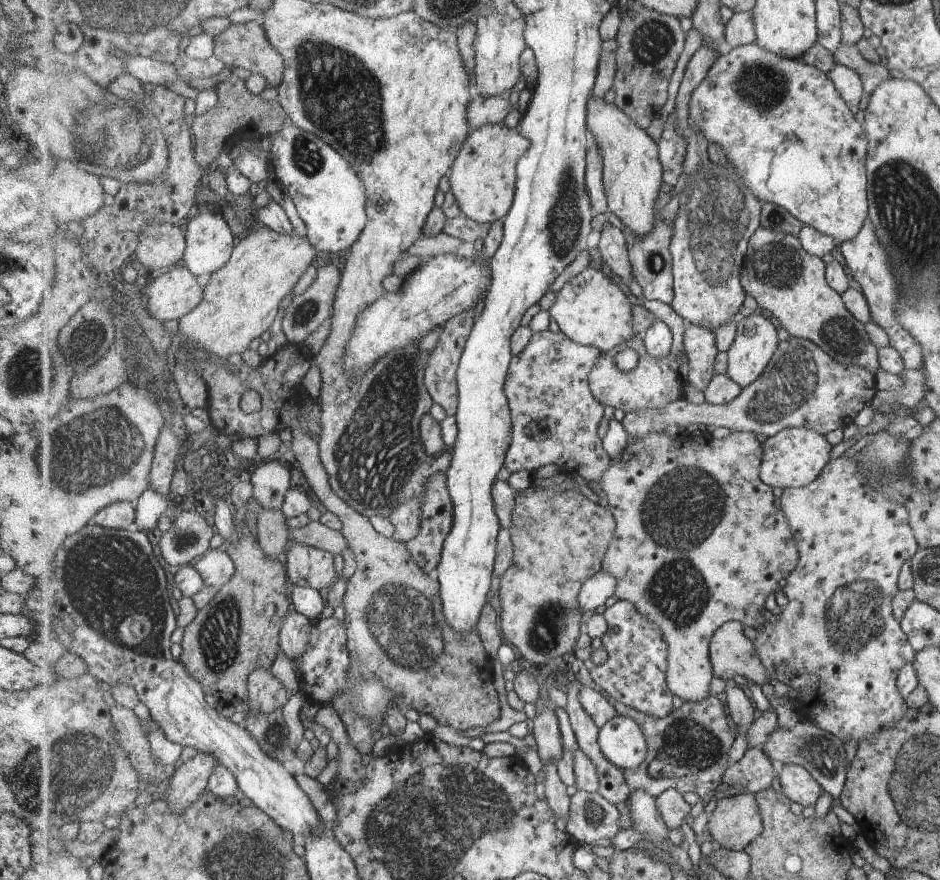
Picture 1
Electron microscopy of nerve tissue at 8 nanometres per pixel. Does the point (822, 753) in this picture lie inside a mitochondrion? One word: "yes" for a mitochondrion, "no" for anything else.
yes

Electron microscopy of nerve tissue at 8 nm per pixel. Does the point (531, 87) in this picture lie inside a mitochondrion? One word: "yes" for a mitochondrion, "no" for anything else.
no

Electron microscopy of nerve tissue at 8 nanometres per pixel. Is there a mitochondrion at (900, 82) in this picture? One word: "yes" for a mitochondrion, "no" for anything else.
no

